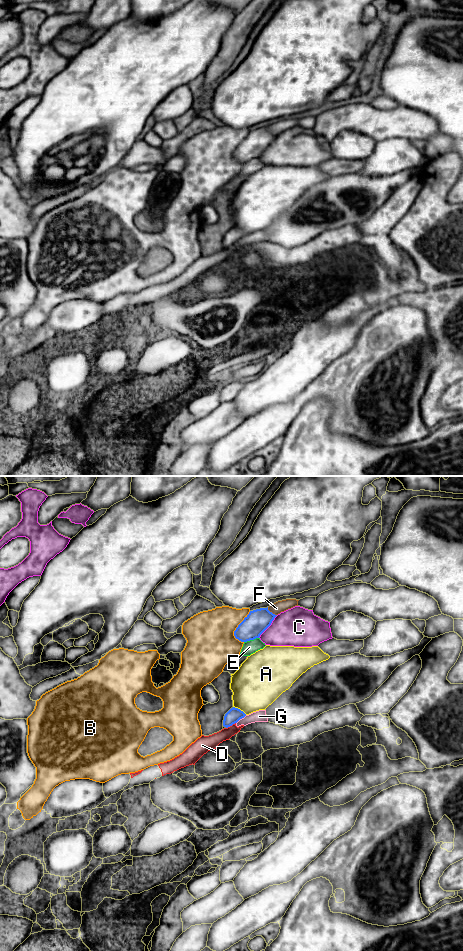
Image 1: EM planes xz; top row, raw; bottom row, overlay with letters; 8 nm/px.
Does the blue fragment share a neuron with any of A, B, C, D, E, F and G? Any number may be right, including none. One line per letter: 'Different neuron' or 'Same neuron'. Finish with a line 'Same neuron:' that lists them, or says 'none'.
A: Different neuron
B: Different neuron
C: Different neuron
D: Different neuron
E: Different neuron
F: Different neuron
G: Different neuron
Same neuron: none

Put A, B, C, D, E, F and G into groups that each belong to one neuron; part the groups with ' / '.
A / B / C / D G / E / F

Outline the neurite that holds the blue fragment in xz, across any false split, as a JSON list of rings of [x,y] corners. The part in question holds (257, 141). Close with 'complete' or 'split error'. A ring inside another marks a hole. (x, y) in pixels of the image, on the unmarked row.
[[[268,127],[250,131],[234,151],[235,158],[241,162],[259,158],[276,136]]] | complete

